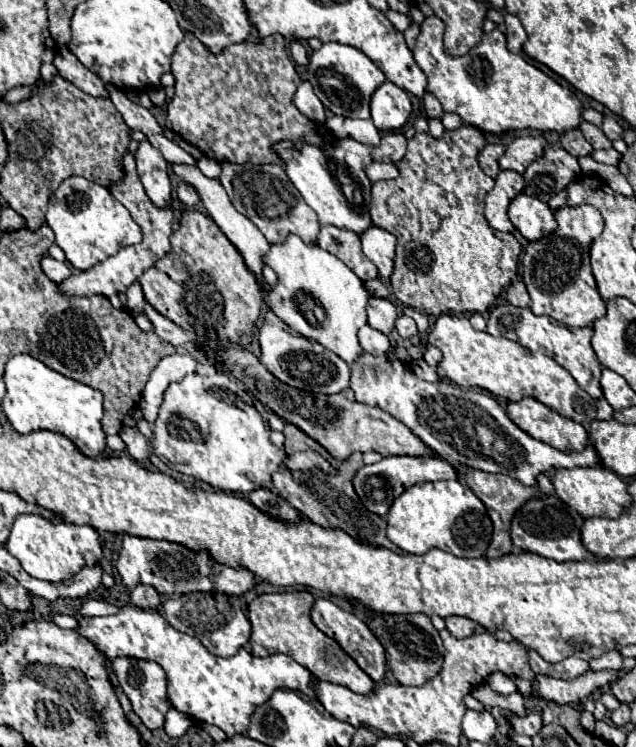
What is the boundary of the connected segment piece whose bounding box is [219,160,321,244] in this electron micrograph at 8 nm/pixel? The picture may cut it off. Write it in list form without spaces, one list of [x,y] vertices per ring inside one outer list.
[[[223,160],[221,170],[219,182],[227,190],[231,204],[263,232],[267,242],[279,244],[287,234],[297,234],[305,244],[315,244],[321,228],[317,214],[303,202],[279,164],[233,164]]]

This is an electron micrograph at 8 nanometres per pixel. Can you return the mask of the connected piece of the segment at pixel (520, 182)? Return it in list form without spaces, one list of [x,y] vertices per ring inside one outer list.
[[[503,170],[495,178],[495,188],[485,196],[485,218],[491,228],[499,232],[517,234],[515,226],[507,216],[507,208],[511,200],[523,192],[523,188],[525,188],[525,178],[519,172]]]

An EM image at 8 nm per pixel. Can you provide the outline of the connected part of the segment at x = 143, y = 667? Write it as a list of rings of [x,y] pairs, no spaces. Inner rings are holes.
[[[115,658],[111,662],[111,668],[117,674],[119,684],[123,692],[127,694],[127,698],[131,700],[133,712],[141,718],[141,722],[149,730],[163,728],[165,714],[167,710],[171,710],[171,702],[167,698],[167,674],[163,674],[163,668],[155,662],[145,662],[145,660],[135,660],[135,658]]]

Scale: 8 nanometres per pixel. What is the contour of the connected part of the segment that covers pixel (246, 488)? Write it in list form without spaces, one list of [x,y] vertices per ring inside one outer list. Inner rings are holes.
[[[215,372],[215,374],[207,374],[207,376],[189,374],[181,382],[169,384],[169,388],[165,390],[163,404],[159,408],[155,428],[153,428],[153,454],[163,458],[167,462],[167,466],[177,472],[199,478],[199,480],[211,484],[213,488],[241,492],[241,494],[249,494],[255,488],[271,488],[271,476],[283,464],[287,464],[287,468],[291,472],[309,472],[309,470],[319,468],[321,472],[325,472],[329,476],[337,474],[337,468],[333,468],[315,450],[297,452],[297,454],[289,456],[283,448],[277,448],[269,440],[269,426],[263,422],[261,414],[255,410],[253,398],[245,392],[245,386],[239,380],[235,380],[223,372]]]

